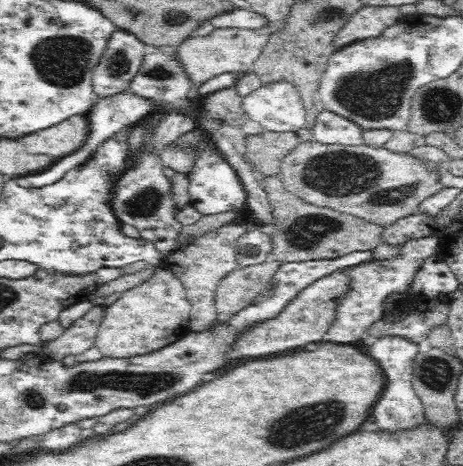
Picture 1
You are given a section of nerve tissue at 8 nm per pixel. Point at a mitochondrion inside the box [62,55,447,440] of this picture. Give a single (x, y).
(337, 172)

